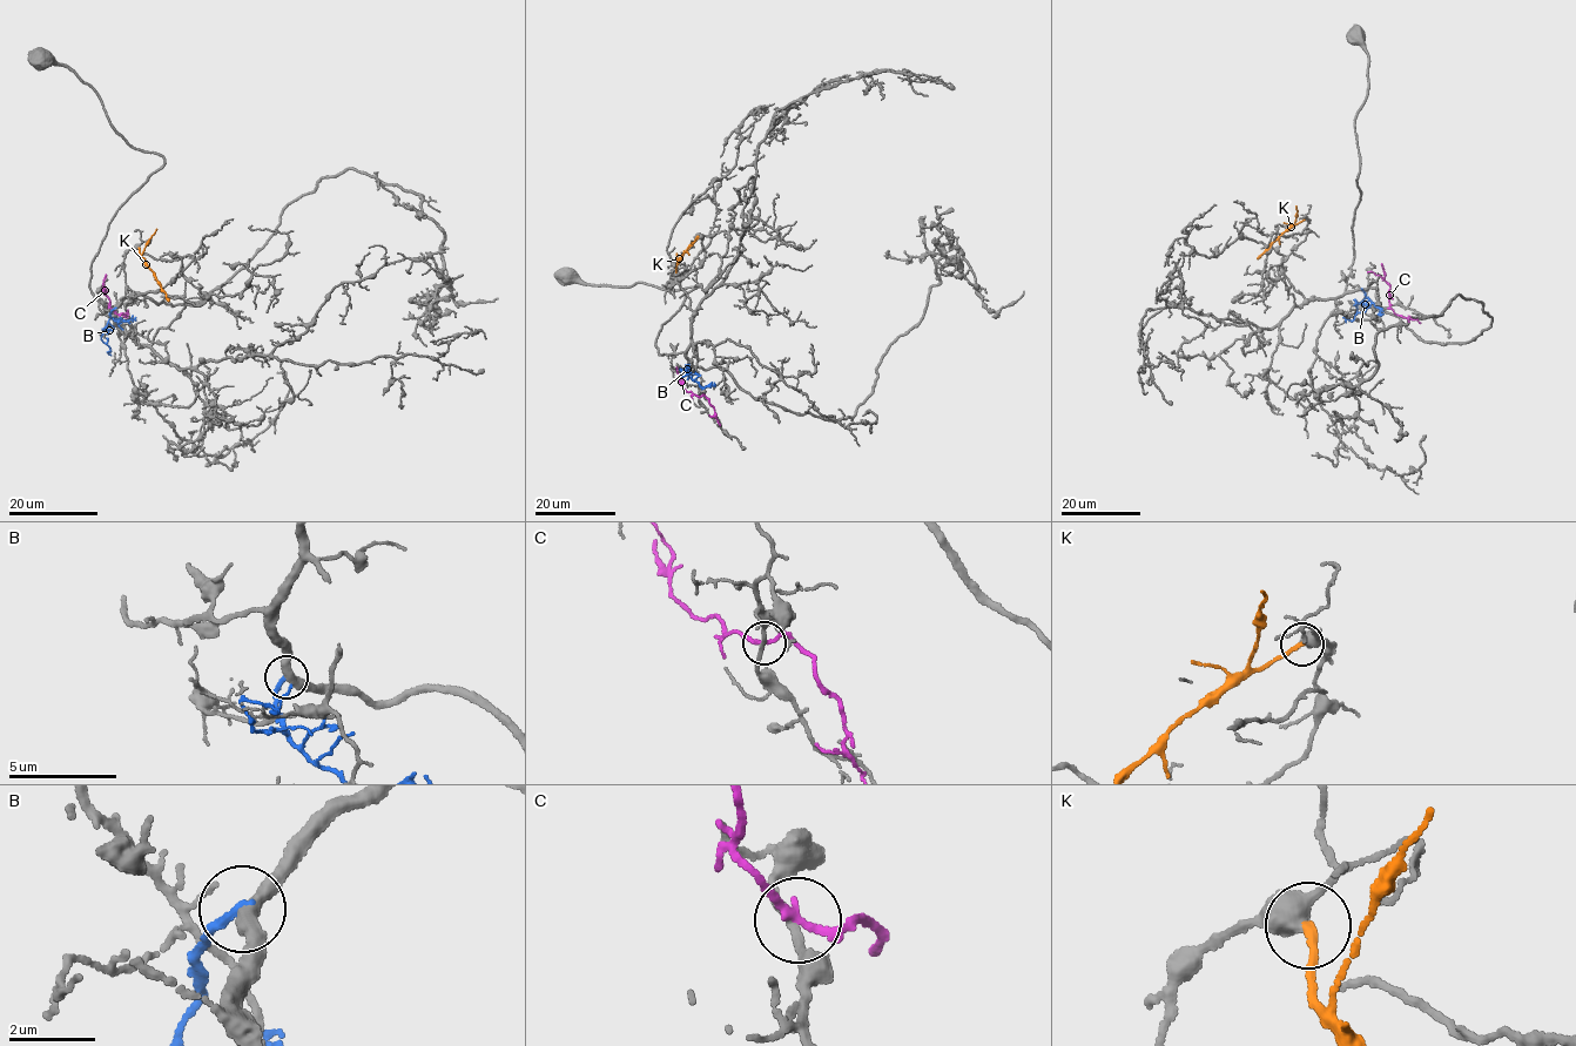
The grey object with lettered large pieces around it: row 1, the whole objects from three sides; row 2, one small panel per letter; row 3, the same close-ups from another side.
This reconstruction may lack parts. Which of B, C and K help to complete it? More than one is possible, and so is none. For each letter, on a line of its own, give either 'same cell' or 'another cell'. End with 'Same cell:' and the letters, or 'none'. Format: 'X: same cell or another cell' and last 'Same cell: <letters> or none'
B: another cell
C: another cell
K: another cell
Same cell: none

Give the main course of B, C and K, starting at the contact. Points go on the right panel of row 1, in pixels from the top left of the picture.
B: (1361, 289), (1366, 298), (1356, 304), (1352, 321), (1342, 317)
C: (1391, 305), (1391, 285), (1379, 275), (1367, 272)
K: (1304, 220), (1291, 225), (1258, 258)

